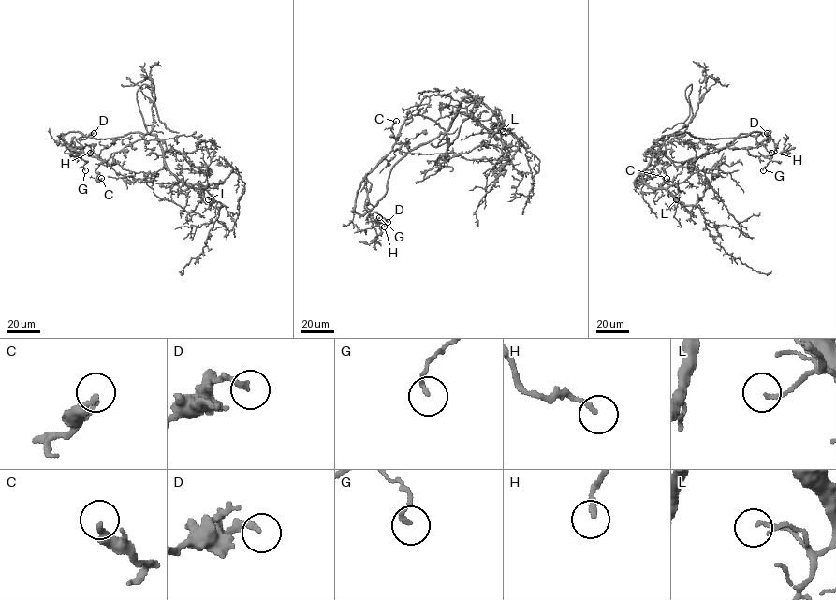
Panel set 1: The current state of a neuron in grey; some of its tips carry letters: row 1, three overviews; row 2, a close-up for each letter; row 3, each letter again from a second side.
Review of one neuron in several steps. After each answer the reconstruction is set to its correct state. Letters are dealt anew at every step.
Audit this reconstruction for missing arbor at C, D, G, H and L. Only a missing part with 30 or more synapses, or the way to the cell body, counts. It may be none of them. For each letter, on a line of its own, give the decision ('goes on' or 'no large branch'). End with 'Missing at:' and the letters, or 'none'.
C: no large branch
D: no large branch
G: no large branch
H: no large branch
L: no large branch
Missing at: none

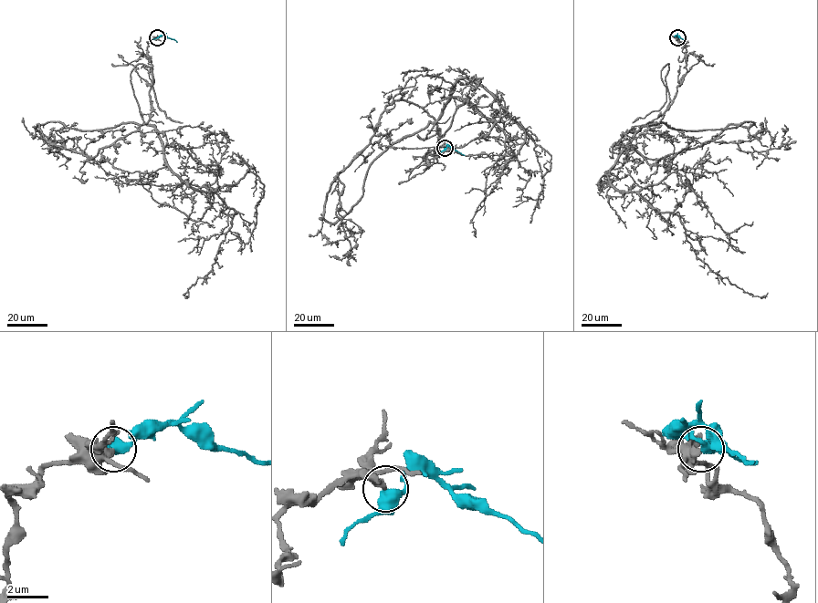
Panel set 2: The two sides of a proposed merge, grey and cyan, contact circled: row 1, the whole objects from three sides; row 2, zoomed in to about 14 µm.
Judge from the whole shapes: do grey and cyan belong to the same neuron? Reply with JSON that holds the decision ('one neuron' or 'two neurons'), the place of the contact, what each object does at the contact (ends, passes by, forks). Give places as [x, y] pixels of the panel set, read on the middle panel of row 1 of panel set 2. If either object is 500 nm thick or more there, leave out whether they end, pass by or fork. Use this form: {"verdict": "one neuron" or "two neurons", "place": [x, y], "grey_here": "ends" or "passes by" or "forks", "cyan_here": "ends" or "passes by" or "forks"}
{"verdict": "two neurons", "place": [445, 148], "grey_here": "passes by", "cyan_here": "passes by"}

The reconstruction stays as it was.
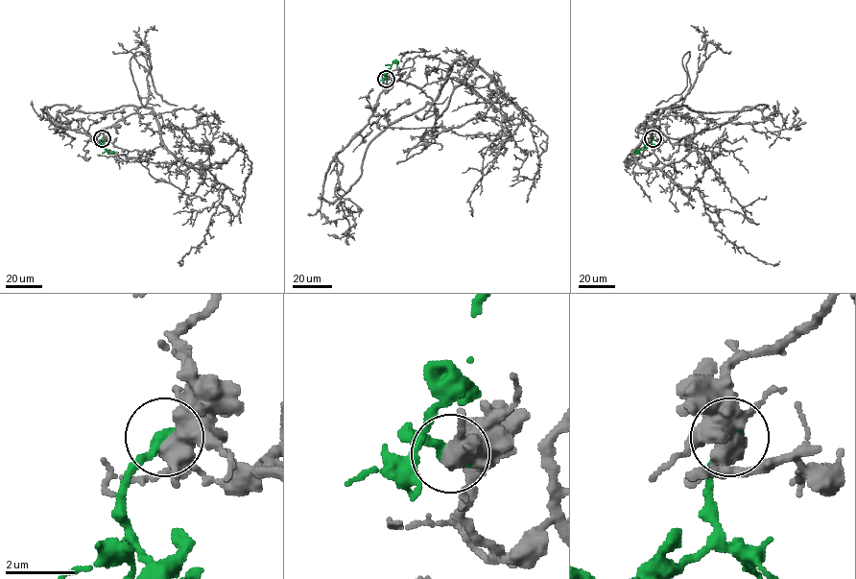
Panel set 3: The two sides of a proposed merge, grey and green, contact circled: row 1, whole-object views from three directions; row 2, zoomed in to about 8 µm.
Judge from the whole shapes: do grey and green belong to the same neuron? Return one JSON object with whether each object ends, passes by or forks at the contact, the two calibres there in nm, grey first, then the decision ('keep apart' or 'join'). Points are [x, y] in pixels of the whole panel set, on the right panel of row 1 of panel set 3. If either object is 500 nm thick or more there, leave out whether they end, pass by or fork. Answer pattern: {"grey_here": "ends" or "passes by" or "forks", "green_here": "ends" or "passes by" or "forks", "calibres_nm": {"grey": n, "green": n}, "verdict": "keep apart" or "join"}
{"calibres_nm": {"grey": 550, "green": 360}, "verdict": "join"}

